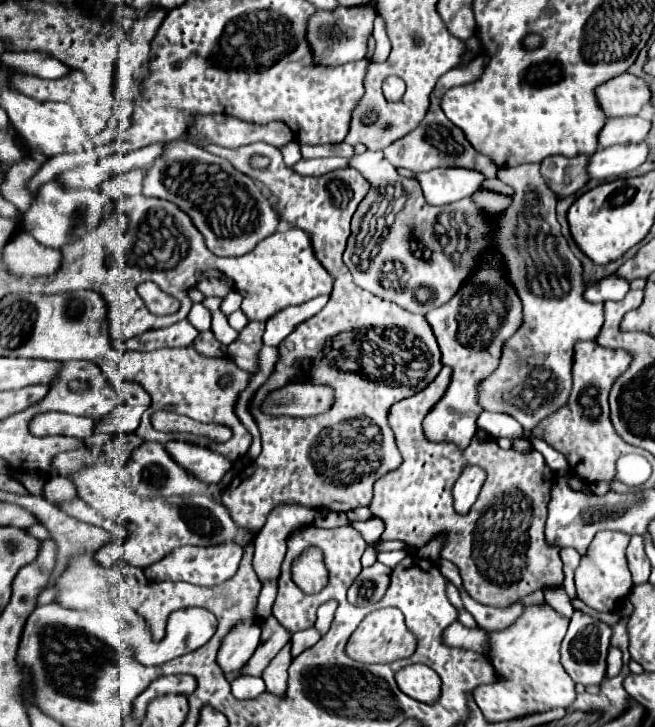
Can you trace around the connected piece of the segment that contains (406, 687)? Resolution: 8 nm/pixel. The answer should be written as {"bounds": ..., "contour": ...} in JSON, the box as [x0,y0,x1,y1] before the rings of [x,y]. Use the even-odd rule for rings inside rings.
{"bounds":[395,665,442,703],"contour":[[[426,665],[406,666],[396,673],[395,680],[401,691],[420,703],[434,703],[440,697],[442,681]]]}

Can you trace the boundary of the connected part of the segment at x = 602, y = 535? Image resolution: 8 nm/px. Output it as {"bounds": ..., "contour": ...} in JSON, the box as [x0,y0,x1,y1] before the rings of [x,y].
{"bounds":[574,531,632,613],"contour":[[[600,531],[590,543],[586,555],[581,558],[574,574],[574,583],[578,599],[582,599],[588,607],[612,613],[616,611],[628,597],[632,589],[632,577],[626,561],[626,547],[630,543],[630,535],[618,531]]]}

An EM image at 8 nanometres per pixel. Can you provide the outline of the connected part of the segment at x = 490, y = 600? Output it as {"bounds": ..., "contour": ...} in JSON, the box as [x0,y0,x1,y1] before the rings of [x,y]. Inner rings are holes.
{"bounds":[370,367,564,607],"contour":[[[444,367],[424,391],[404,401],[398,401],[390,409],[390,427],[396,435],[396,443],[404,457],[404,463],[402,463],[402,469],[392,471],[390,475],[384,475],[382,479],[378,479],[378,483],[374,485],[374,499],[372,499],[370,511],[376,517],[380,517],[386,525],[386,531],[382,533],[384,541],[398,539],[398,541],[410,543],[420,549],[426,543],[430,543],[430,539],[442,535],[444,543],[442,543],[440,557],[452,561],[458,567],[468,595],[482,605],[510,607],[512,603],[516,603],[518,599],[534,591],[542,591],[546,587],[560,587],[564,581],[562,561],[558,555],[560,547],[550,545],[544,535],[550,489],[556,483],[556,473],[546,465],[542,453],[534,449],[526,453],[504,451],[498,447],[498,441],[494,437],[480,441],[478,435],[474,435],[466,449],[460,449],[454,443],[446,443],[446,441],[436,443],[436,441],[426,439],[422,431],[422,421],[428,415],[428,411],[432,411],[432,407],[438,403],[438,399],[444,397],[450,385],[450,379],[452,379],[452,369]],[[468,465],[482,467],[488,477],[474,507],[466,515],[458,515],[452,507],[452,485],[456,483],[456,479]]]}

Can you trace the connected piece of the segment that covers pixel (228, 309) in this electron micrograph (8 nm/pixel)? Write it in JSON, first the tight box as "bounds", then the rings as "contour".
{"bounds":[220,291,242,315],"contour":[[[230,291],[230,293],[222,299],[222,303],[220,303],[220,311],[222,311],[224,315],[230,315],[230,313],[234,313],[236,309],[240,309],[240,301],[242,301],[242,297],[240,297],[236,291]]]}

